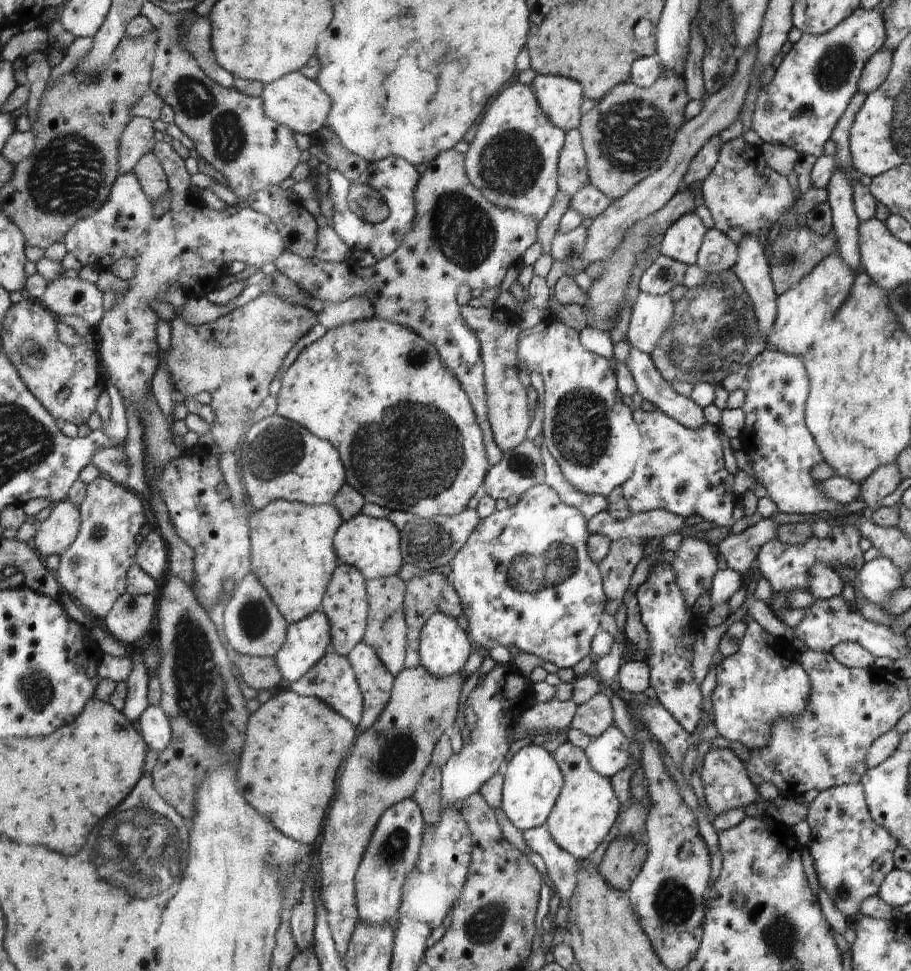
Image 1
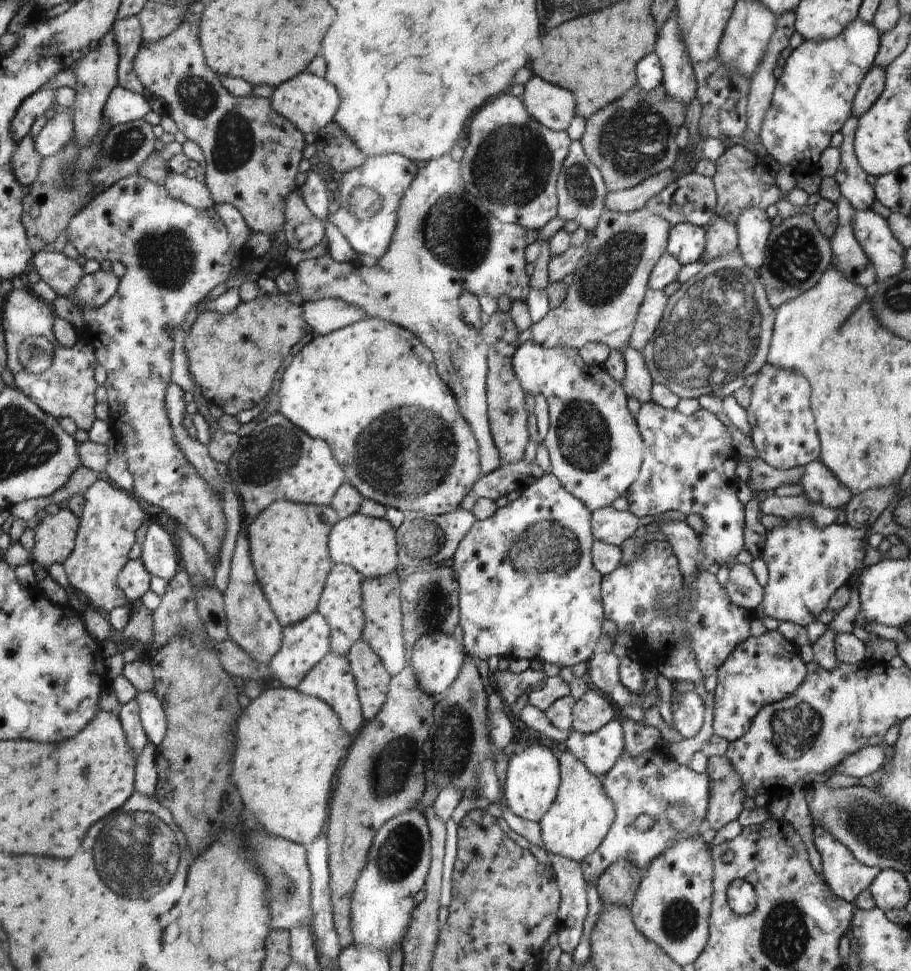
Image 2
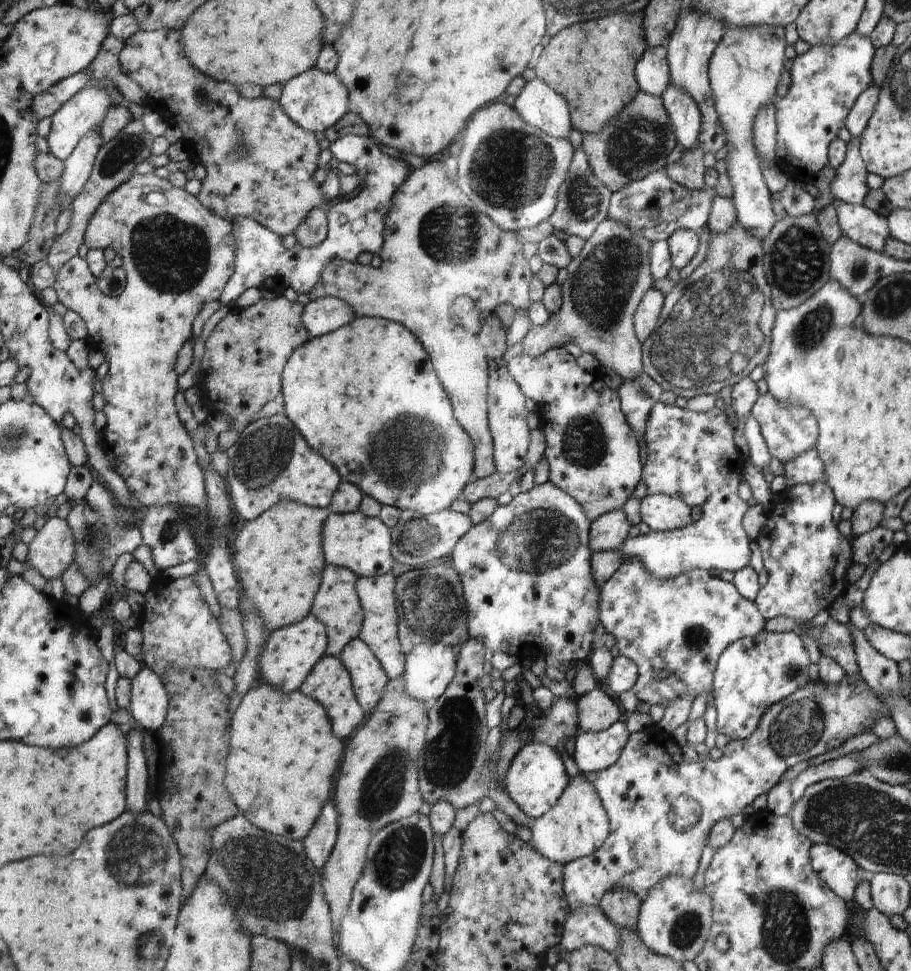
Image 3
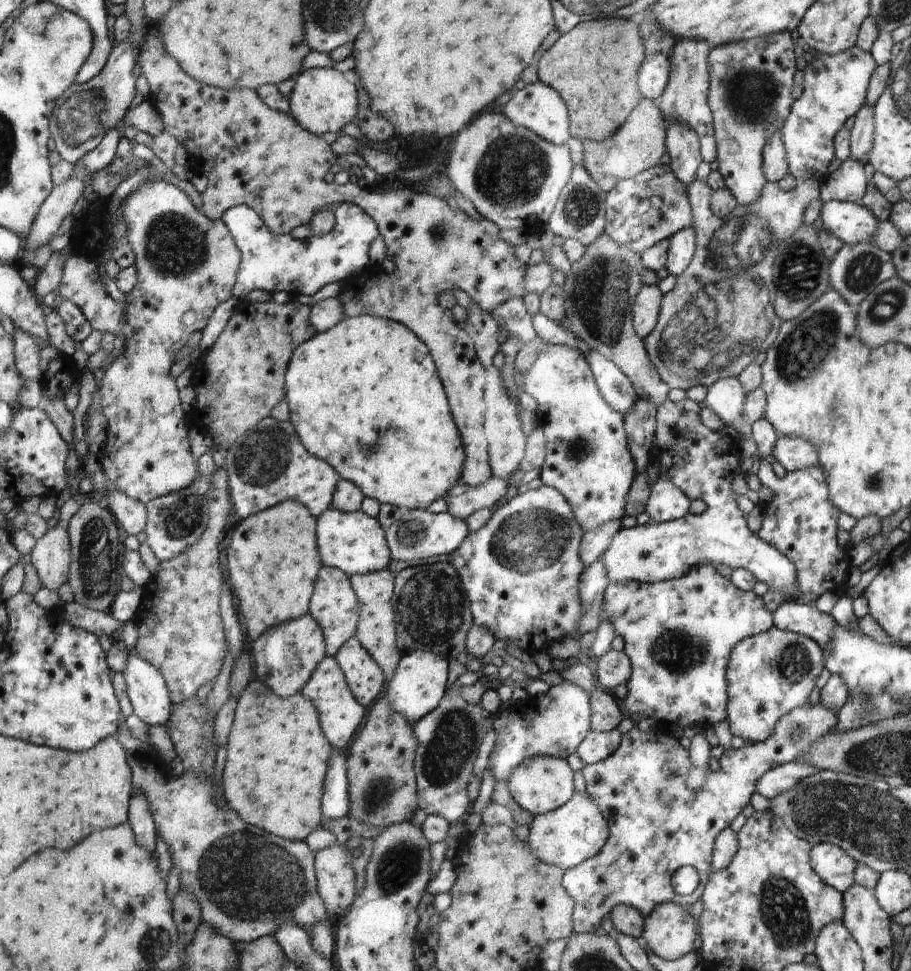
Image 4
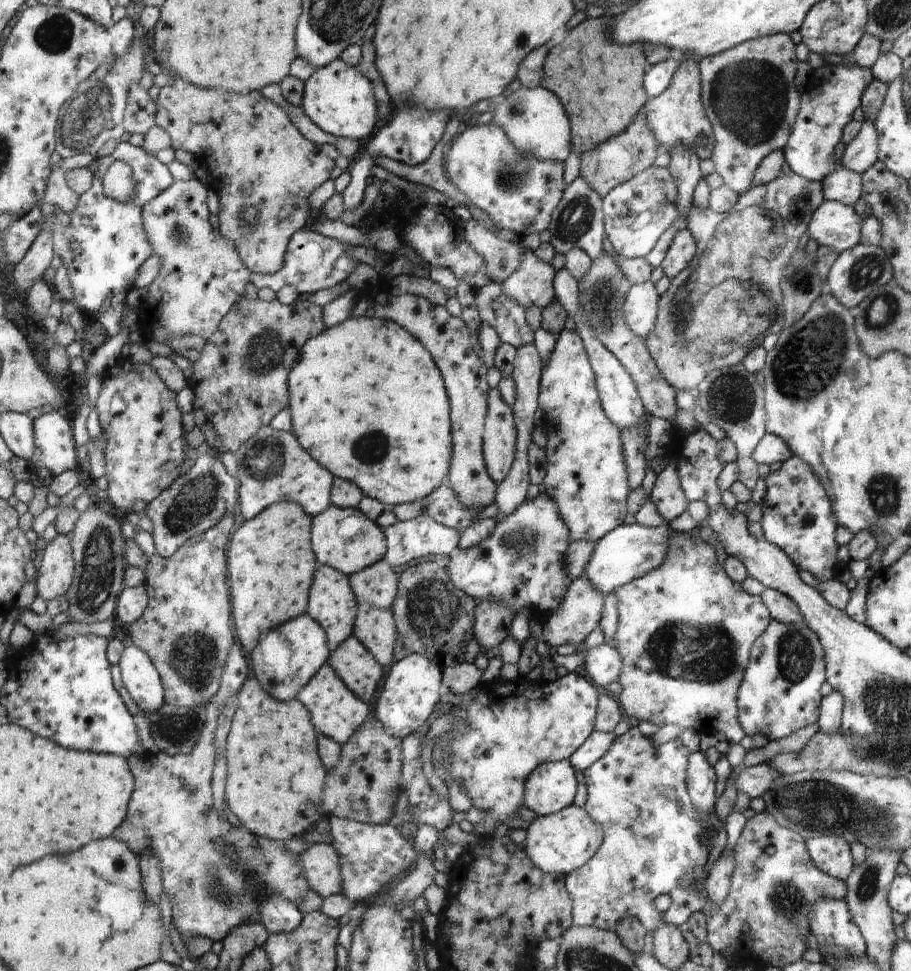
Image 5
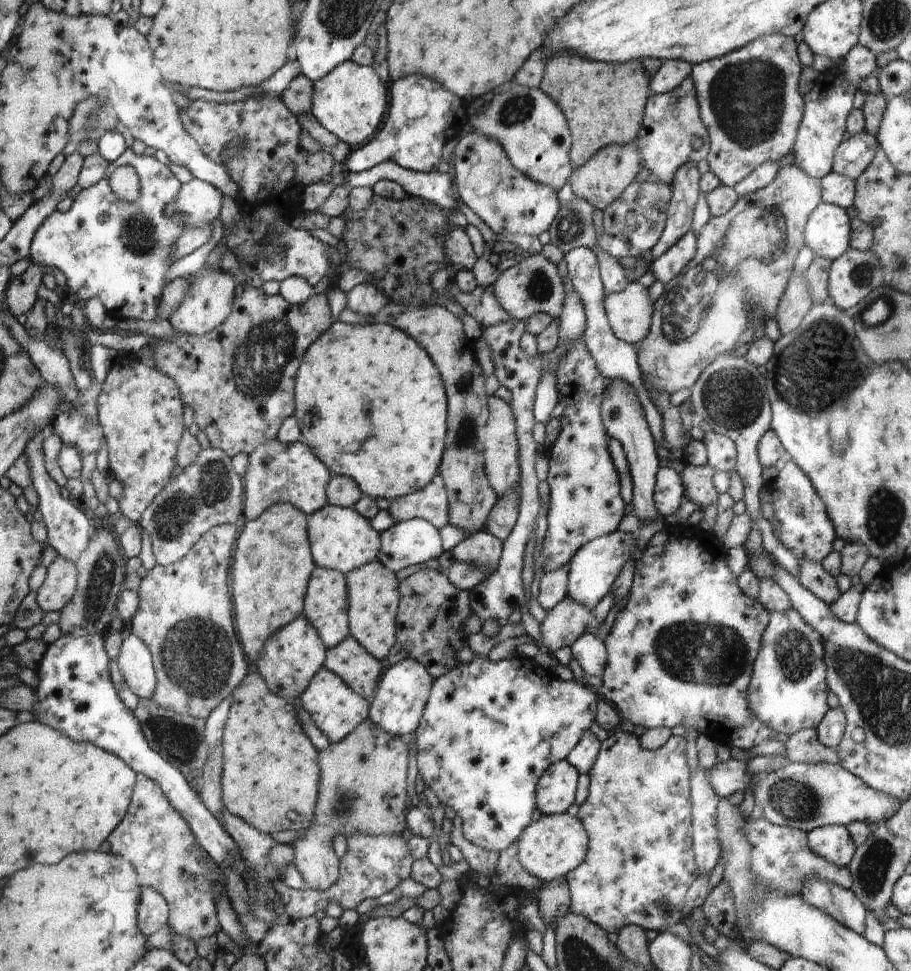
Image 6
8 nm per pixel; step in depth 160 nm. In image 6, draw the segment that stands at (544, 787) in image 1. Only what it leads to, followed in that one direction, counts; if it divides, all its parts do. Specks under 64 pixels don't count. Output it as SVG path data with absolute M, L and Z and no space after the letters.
M567 759L551 764L536 785L536 800L543 815L566 813L574 804L578 769Z

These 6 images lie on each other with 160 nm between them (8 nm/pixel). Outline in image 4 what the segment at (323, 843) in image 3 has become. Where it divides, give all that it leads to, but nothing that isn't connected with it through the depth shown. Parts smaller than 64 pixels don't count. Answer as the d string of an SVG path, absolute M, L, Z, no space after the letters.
M338 750L332 754L330 758L330 772L327 774L327 783L323 786L323 819L321 820L321 828L323 824L328 824L332 820L338 820L344 818L349 814L349 796L347 781L347 762L346 754L339 752Z

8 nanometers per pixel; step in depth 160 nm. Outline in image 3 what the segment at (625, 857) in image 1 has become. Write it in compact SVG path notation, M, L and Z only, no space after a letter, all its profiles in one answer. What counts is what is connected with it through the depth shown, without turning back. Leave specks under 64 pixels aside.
M618 887L603 896L600 908L616 928L634 931L642 906L641 897L626 887Z

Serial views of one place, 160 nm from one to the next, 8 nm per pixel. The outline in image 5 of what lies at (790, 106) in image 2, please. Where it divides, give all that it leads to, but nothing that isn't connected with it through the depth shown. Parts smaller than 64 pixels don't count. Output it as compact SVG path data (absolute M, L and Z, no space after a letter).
M858 63L853 64L824 64L828 65L828 82L822 82L820 88L809 87L805 88L805 93L802 98L802 110L799 112L799 118L795 122L795 126L791 132L791 138L787 142L787 146L783 148L785 161L788 162L791 170L798 176L808 180L821 182L831 175L837 169L836 160L834 160L834 148L840 142L842 128L851 122L854 110L861 106L863 92L868 84L873 79L871 69L860 66Z

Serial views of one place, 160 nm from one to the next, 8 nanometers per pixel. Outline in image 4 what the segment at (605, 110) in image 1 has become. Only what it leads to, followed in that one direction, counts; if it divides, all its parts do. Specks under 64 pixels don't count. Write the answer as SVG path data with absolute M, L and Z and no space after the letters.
M642 98L636 112L616 130L615 134L603 141L581 140L583 144L584 168L590 173L594 182L607 193L622 179L629 179L642 171L656 166L664 156L664 120L662 112L652 99Z

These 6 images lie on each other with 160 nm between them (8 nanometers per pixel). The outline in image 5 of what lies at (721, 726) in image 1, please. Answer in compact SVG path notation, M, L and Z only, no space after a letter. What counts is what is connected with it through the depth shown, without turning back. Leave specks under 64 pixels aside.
M772 618L768 626L752 645L749 661L743 672L742 682L738 687L738 720L746 736L763 734L768 741L777 741L794 734L809 724L818 724L820 704L823 703L826 680L826 660L824 648L818 637L808 625L781 623Z

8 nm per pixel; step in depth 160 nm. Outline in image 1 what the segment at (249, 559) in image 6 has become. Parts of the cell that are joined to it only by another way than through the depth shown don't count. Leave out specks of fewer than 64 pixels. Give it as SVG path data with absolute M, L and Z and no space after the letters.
M284 499L256 509L251 516L251 570L268 591L287 624L306 619L323 610L323 596L336 568L336 554L332 548L334 532L342 524L341 513L334 504L307 505Z

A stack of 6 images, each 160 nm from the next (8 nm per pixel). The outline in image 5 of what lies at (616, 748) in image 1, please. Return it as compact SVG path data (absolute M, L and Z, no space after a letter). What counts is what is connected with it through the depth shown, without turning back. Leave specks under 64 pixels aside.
M593 730L568 760L572 761L578 770L585 771L607 754L615 740L616 736L612 733Z

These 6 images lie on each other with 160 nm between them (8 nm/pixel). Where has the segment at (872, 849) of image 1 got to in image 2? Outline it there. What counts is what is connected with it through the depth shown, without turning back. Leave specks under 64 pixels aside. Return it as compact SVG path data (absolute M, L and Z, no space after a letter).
M822 825L813 826L813 841L816 850L820 853L822 862L822 872L824 880L828 883L830 890L842 900L854 903L858 896L871 887L872 881L881 871L877 866L869 867L851 852L842 841L839 841L828 829Z

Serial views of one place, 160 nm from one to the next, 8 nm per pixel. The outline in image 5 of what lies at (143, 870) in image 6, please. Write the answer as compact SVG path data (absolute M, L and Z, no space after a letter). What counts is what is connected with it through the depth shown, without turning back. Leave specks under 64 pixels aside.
M214 698L207 702L206 708L207 713L205 715L205 723L201 728L201 733L199 734L192 752L189 752L187 755L170 756L168 753L154 753L152 750L146 750L143 752L143 755L131 756L131 771L134 773L135 777L134 794L131 796L127 818L124 819L123 824L114 832L114 836L118 840L124 841L138 856L141 855L141 852L144 849L154 849L157 852L157 855L161 860L163 892L171 902L171 918L172 921L176 923L176 926L184 939L182 946L184 946L186 939L192 938L206 938L210 939L212 942L223 941L236 927L262 923L261 905L268 897L280 897L293 902L298 907L298 905L301 904L302 899L306 896L306 893L310 890L307 876L305 875L305 870L303 868L303 862L300 861L300 854L293 853L290 849L287 849L285 847L285 841L259 837L250 832L250 830L242 824L240 826L235 826L224 819L221 819L220 814L216 812L214 805L214 790L211 788L211 778L215 768L215 732L217 730L220 708L215 703Z

